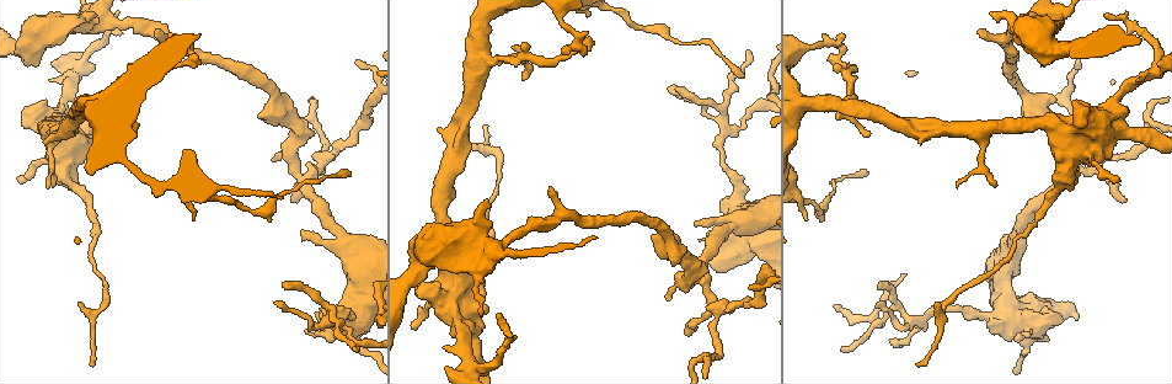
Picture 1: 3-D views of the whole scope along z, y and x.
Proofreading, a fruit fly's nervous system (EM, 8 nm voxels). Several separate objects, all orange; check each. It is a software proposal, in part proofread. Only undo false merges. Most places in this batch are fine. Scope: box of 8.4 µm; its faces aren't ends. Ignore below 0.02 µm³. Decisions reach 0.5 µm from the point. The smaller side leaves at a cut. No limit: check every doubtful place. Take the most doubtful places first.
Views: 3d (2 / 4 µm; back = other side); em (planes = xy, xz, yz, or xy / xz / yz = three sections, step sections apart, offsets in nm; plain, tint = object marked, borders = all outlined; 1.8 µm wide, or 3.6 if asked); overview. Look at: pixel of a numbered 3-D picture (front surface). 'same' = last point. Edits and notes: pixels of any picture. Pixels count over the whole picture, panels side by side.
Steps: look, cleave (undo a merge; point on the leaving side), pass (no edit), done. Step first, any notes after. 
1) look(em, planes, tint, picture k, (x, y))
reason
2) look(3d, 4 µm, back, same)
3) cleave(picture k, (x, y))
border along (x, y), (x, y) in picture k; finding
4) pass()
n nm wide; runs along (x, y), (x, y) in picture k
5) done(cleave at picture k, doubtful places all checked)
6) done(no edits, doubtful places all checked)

look(3d, 2 µm, back, picture 1, (718, 306))

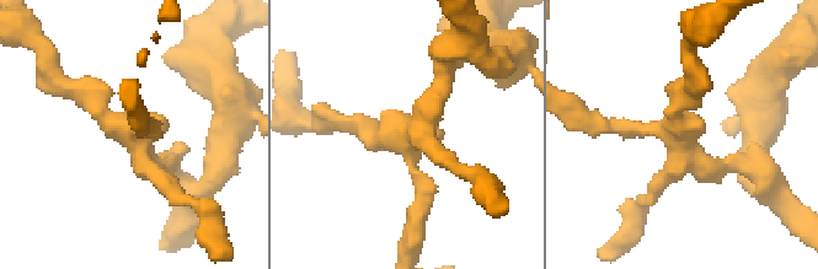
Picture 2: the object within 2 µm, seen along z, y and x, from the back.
look(em, yz, step 4, tint, picture 2, (679, 134))
need the tissue

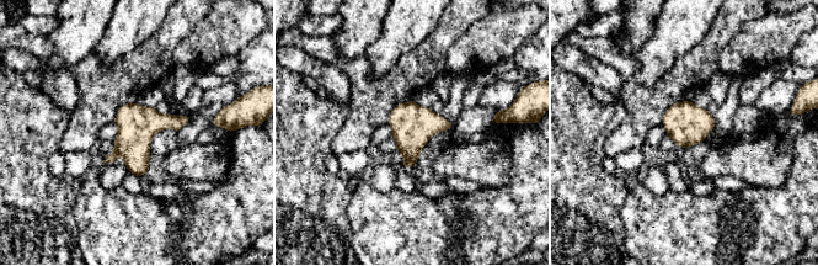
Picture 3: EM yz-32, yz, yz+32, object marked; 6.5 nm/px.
look(em, planes, borders, same)
cut it another way

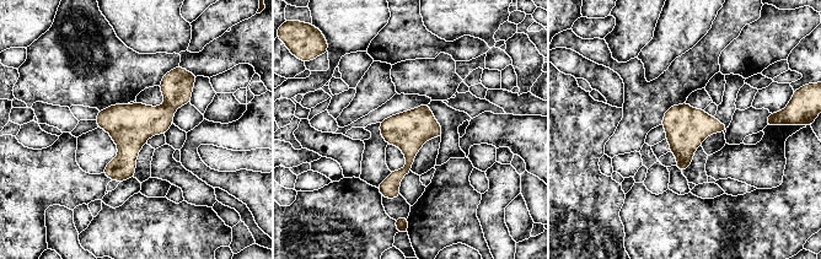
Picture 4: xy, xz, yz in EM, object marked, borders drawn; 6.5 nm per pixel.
pass()
runs along (182, 74), (113, 177) in picture 4; all the same cell

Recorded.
look(em, xy, step 8, tint, picture 1, (696, 282))

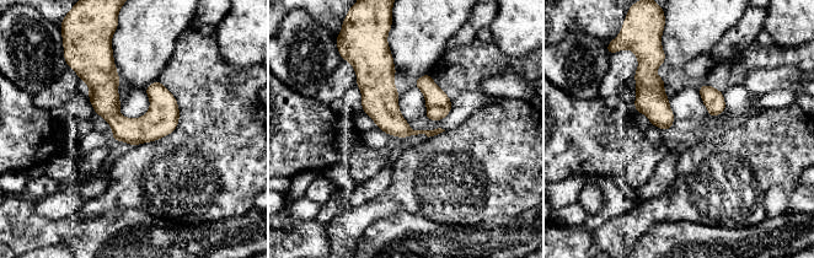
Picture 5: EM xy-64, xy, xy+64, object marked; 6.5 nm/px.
look(em, planes, tint, same)
another direction

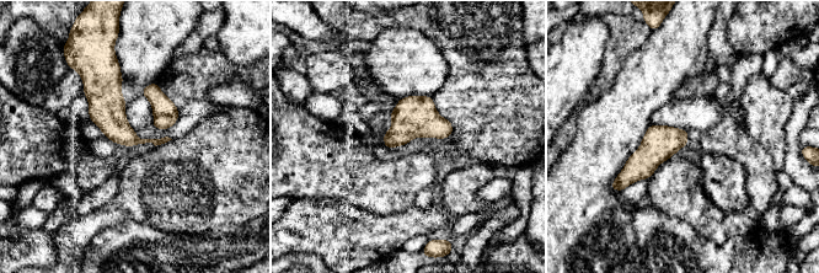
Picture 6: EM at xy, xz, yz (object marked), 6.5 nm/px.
pass()
one cell here

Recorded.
look(3d, 4 µm, back, picture 1, (1087, 143))
thick turns thin

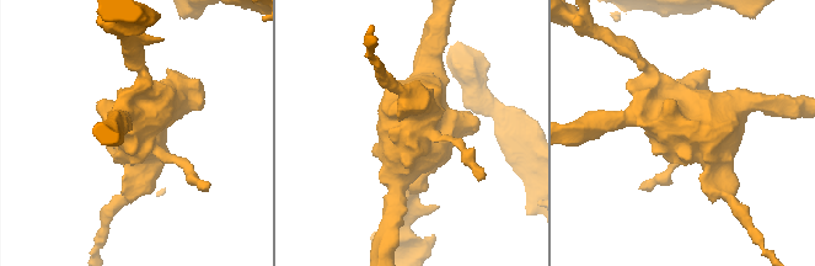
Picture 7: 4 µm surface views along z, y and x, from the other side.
look(em, planes, tint, picture 7, (136, 130))

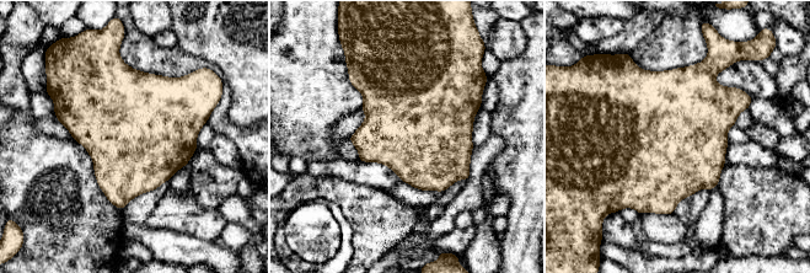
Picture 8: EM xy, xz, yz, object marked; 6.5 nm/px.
pass()
continuous, no second cell

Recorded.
look(3d, 4 µm, picture 1, (850, 87))
thick turns thin

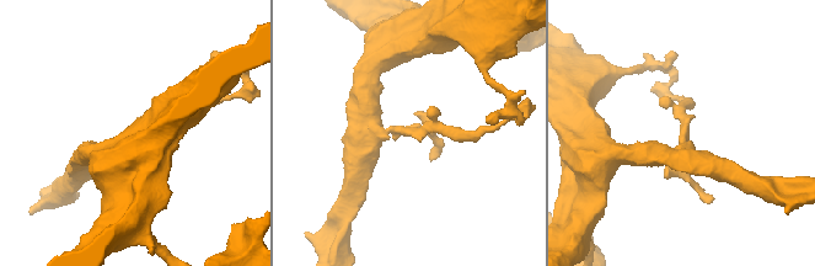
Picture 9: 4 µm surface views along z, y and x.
look(em, xz, step 4, borders, picture 9, (411, 132))
shape alone is not enough

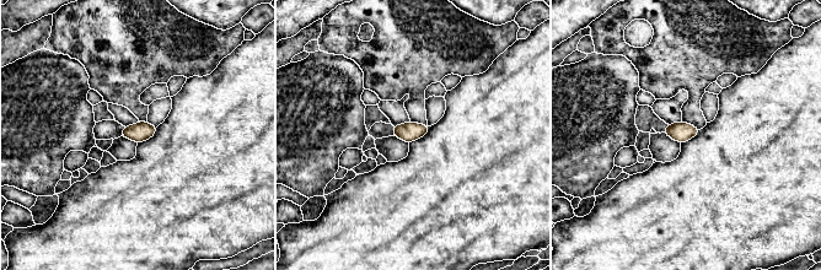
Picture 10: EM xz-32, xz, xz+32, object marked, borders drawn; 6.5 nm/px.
pass()
all the same cell

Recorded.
look(em, 3.6 µm, planes, tint, picture 1, (355, 329))
small branch off a trunk

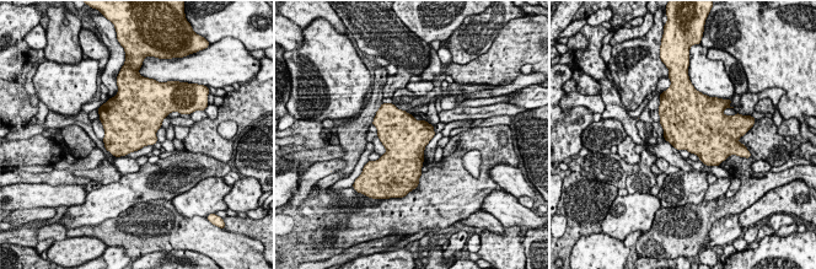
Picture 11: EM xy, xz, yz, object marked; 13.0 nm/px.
pass()
550 nm wide; all the same cell

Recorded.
look(3d, 2 µm, picture 1, (477, 68))
sudden change in width

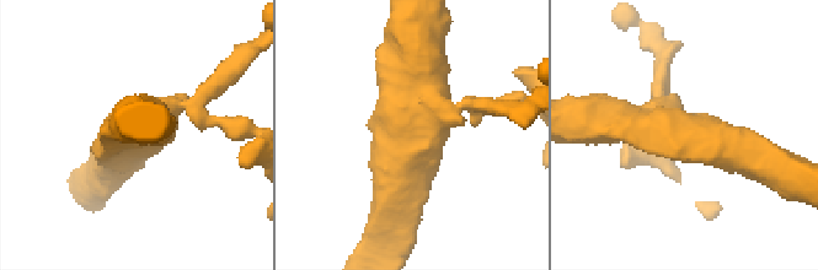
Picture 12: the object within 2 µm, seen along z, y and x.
look(em, xz, step 8, tint, picture 12, (691, 132))
need the tissue

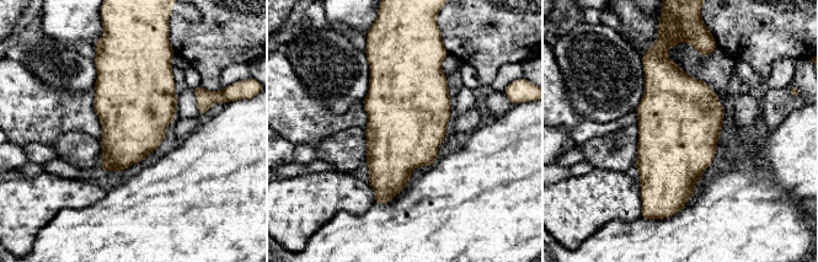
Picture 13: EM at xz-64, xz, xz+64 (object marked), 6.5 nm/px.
look(em, planes, tint, same)

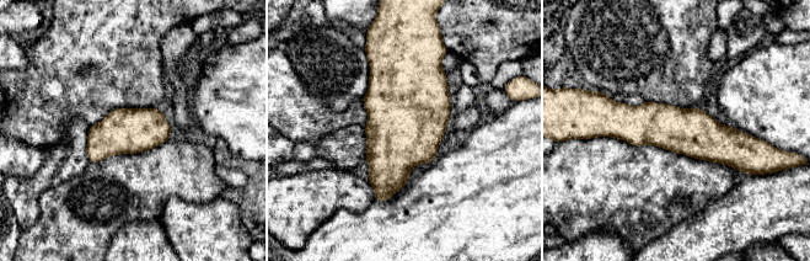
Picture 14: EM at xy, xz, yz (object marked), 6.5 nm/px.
pass()
runs along (606, 122), (752, 142) in picture 14; continuous, no second cell

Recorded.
done(no edits, doubtful places all checked)

